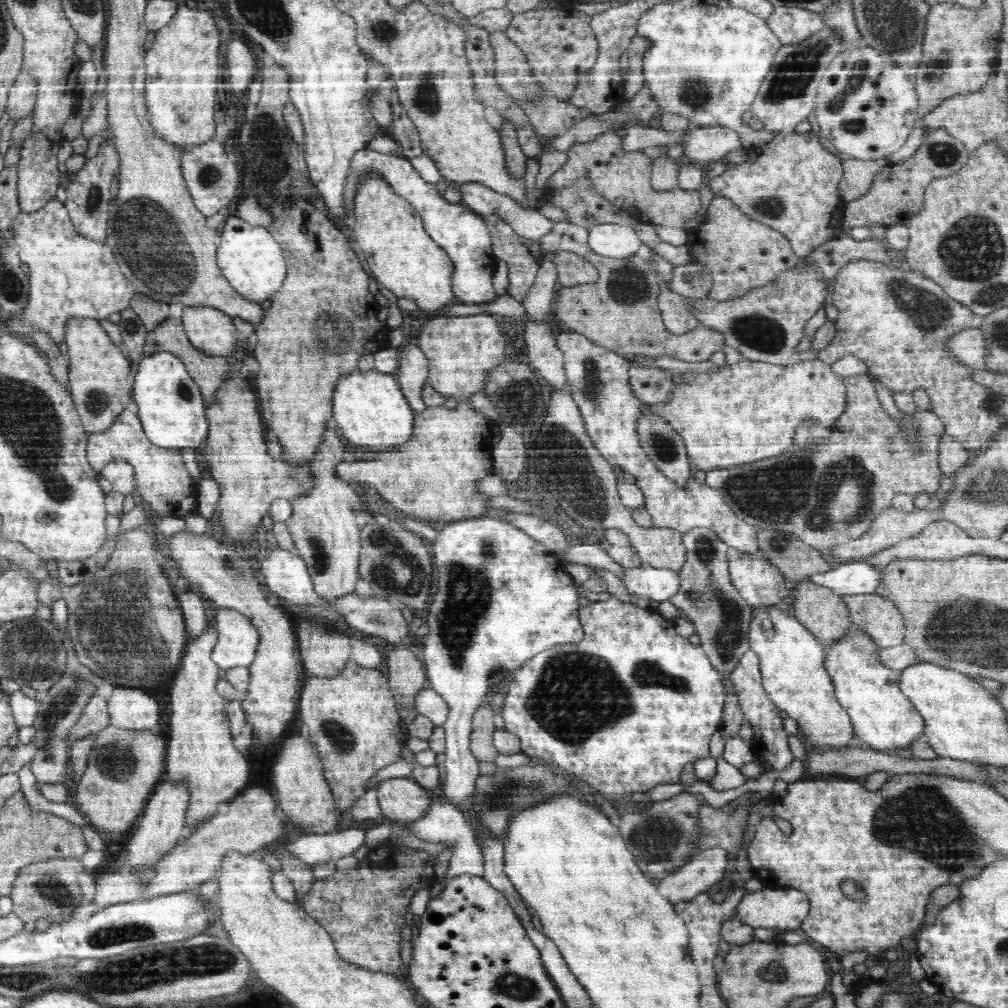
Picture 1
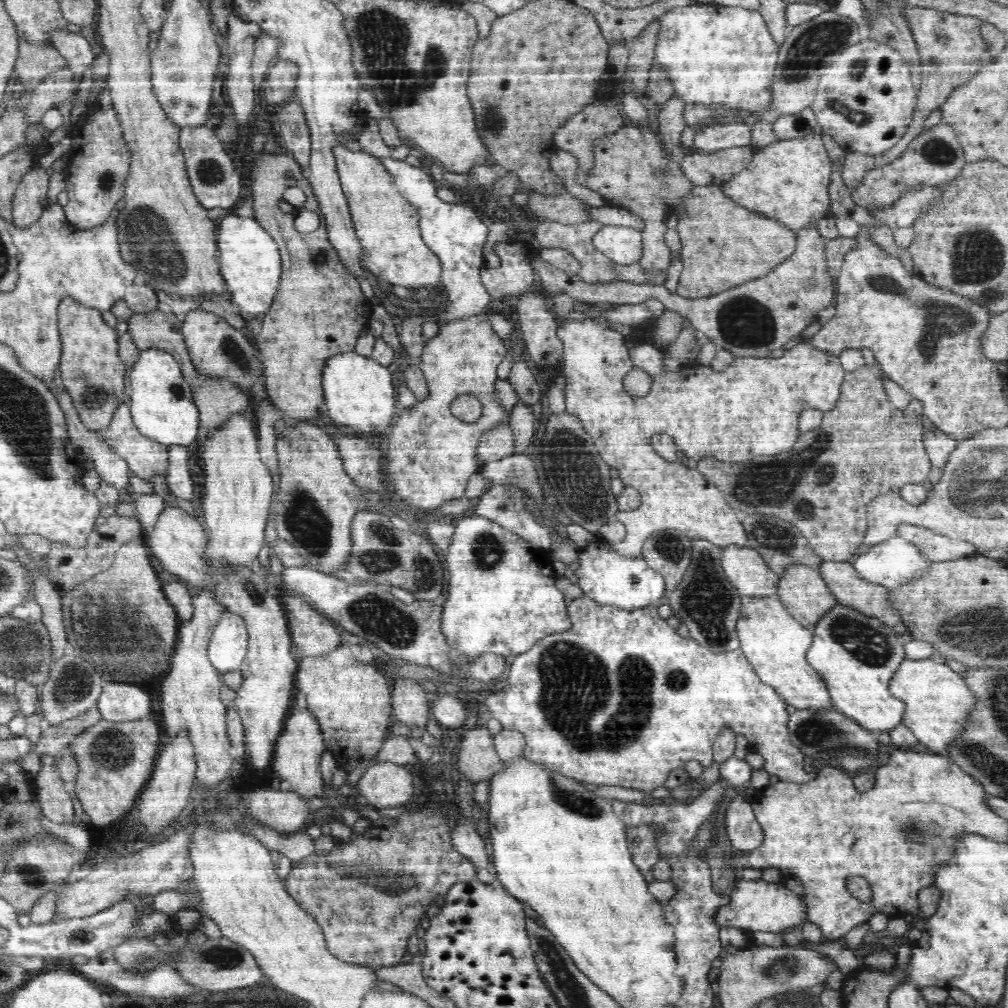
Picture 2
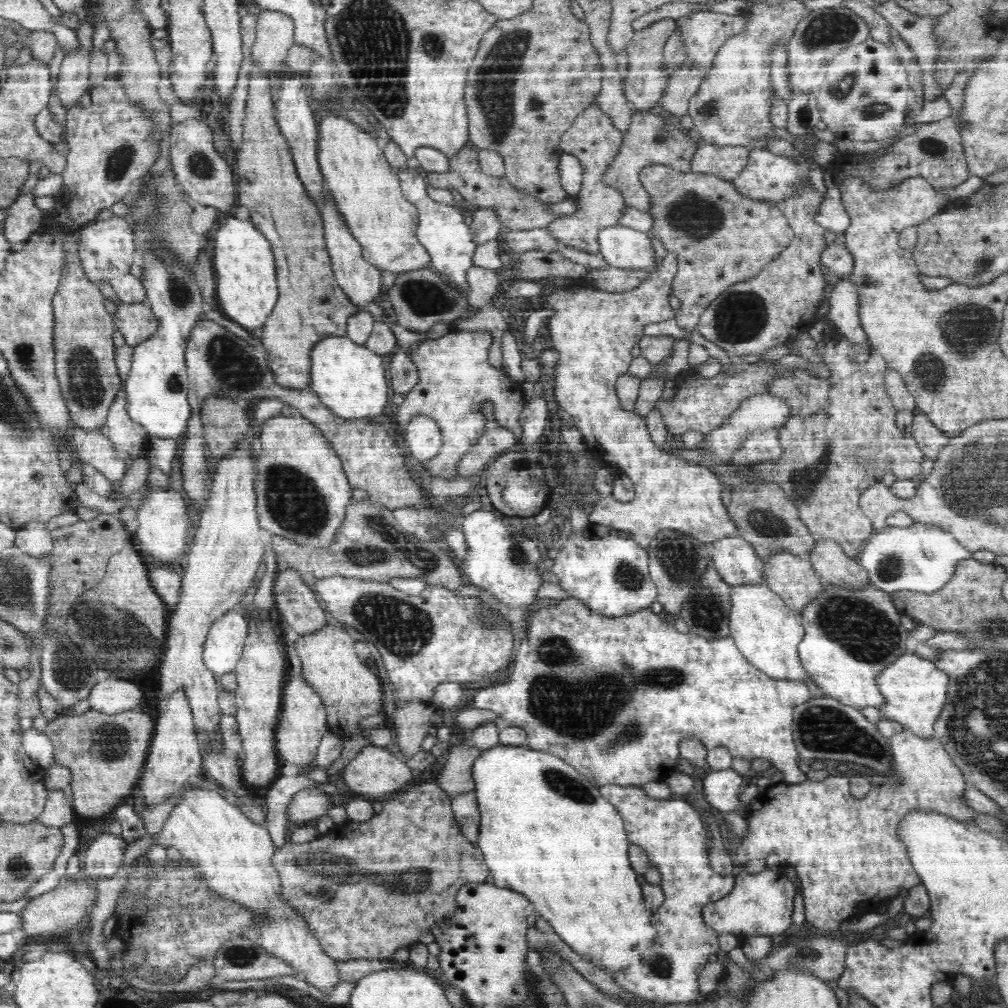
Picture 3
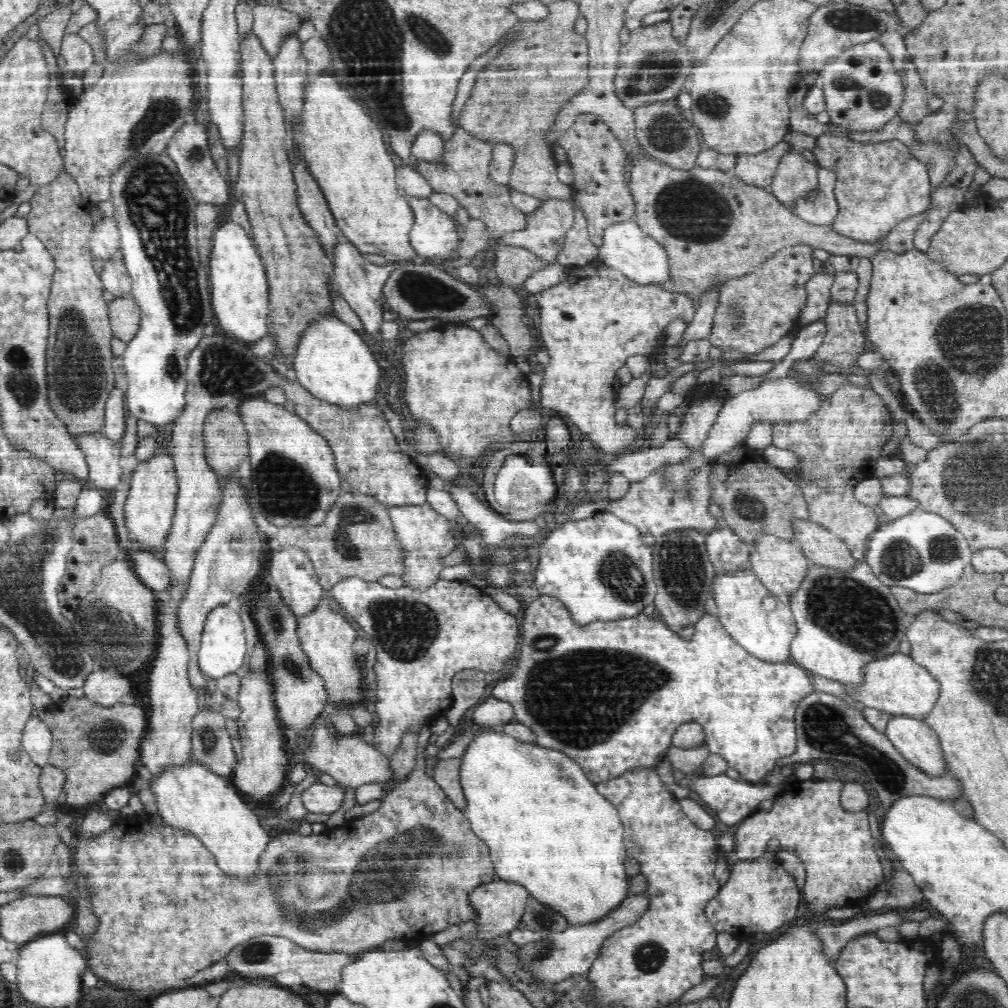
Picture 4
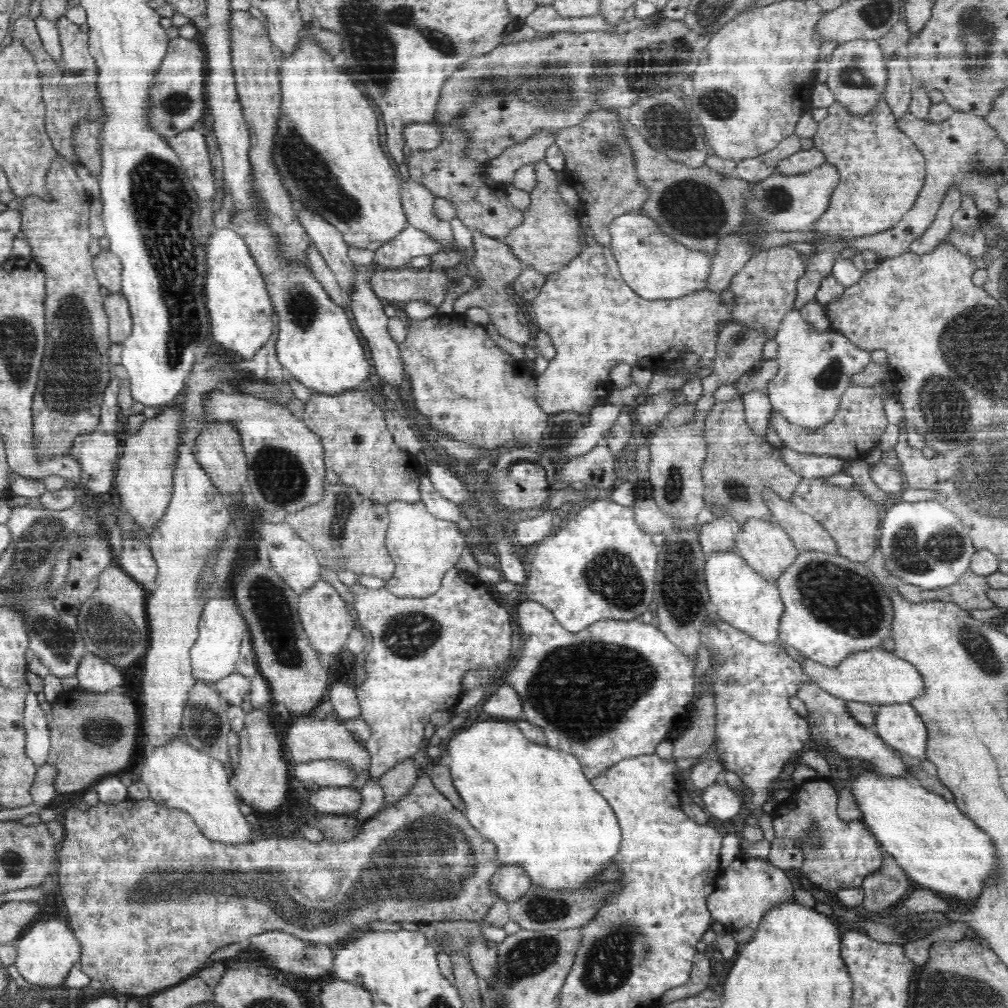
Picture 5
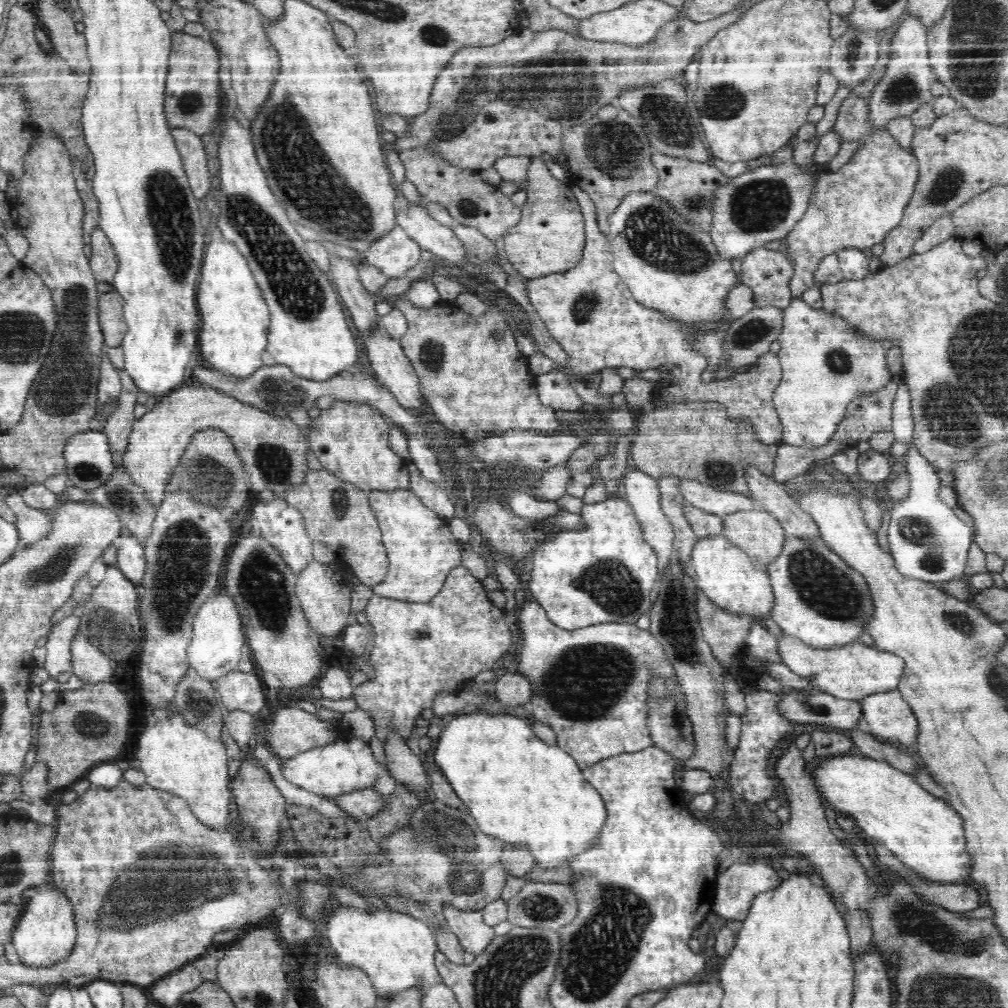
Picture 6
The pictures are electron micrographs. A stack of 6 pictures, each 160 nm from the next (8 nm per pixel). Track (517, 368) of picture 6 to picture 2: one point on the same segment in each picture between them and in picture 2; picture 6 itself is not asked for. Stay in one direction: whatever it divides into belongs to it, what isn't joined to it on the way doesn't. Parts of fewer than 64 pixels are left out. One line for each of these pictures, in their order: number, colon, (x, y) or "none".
2: (432, 454)
3: (455, 375)
4: (454, 381)
5: (467, 387)

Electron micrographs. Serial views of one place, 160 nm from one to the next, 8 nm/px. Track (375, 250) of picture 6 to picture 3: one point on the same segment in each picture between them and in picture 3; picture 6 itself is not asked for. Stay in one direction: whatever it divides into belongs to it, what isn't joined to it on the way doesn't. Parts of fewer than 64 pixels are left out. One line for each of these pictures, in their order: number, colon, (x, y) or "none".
3: (442, 231)
4: (434, 234)
5: (411, 242)

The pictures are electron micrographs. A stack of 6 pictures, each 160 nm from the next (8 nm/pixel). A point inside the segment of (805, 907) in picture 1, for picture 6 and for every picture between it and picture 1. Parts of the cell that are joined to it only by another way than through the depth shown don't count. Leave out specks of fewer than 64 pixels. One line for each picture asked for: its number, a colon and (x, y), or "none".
2: (756, 905)
3: (761, 903)
4: (759, 896)
5: (749, 887)
6: (735, 888)

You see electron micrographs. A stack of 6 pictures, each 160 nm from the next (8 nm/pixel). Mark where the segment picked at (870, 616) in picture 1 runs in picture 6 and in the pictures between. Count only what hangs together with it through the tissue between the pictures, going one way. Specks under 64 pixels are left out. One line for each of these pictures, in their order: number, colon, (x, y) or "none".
2: (874, 601)
3: (834, 567)
4: (821, 547)
5: (808, 535)
6: (773, 496)

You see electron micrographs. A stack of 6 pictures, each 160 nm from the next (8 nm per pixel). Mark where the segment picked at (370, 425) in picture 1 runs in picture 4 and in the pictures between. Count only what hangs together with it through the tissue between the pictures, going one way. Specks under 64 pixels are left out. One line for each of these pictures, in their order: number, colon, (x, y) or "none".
2: (358, 392)
3: (349, 378)
4: (332, 361)

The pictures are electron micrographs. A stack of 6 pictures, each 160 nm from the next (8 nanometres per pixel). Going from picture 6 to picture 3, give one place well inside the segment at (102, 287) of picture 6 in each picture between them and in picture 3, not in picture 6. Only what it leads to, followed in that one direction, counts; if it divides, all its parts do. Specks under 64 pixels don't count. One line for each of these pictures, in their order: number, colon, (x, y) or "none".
3: (136, 322)
4: (124, 313)
5: (116, 306)

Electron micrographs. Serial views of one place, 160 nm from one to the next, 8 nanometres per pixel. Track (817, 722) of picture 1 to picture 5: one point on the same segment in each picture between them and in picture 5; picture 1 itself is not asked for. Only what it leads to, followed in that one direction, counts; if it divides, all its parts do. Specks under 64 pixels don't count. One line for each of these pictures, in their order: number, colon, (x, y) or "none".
2: (773, 641)
3: (767, 632)
4: (762, 623)
5: (741, 597)

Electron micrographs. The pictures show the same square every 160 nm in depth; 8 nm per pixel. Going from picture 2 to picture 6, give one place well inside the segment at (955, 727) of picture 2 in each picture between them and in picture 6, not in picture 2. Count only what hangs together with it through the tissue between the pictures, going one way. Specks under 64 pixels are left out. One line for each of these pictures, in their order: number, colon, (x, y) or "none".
3: (915, 691)
4: (895, 684)
5: (877, 676)
6: (851, 672)

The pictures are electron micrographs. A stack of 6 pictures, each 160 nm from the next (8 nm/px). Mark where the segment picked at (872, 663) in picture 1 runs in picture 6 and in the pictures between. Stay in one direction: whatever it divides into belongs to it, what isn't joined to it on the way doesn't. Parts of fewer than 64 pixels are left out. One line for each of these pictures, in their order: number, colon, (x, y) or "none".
2: (856, 656)
3: (851, 635)
4: (845, 618)
5: (835, 607)
6: (819, 599)

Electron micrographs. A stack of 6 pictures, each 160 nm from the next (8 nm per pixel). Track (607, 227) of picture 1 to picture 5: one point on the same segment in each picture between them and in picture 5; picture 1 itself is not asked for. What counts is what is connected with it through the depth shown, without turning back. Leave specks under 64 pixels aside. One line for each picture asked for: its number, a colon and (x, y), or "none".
2: (624, 245)
3: (623, 248)
4: (626, 247)
5: (655, 266)

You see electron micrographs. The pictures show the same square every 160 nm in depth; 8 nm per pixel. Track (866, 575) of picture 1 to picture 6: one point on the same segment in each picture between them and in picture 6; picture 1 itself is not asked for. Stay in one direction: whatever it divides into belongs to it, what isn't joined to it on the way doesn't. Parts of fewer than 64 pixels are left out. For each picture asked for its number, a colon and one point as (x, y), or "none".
2: (894, 562)
3: (921, 558)
4: (921, 551)
5: (924, 544)
6: (929, 542)

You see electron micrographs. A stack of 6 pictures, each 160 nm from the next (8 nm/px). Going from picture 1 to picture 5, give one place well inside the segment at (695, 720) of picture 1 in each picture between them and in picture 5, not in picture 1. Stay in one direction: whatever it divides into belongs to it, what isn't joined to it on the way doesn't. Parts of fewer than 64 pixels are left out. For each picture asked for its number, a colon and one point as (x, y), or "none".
2: (621, 699)
3: (612, 696)
4: (610, 695)
5: (613, 691)

